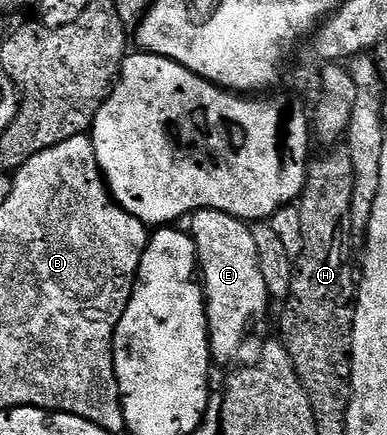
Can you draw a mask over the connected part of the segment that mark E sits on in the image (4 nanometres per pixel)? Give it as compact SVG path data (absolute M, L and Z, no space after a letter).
M201 208L191 217L190 223L208 309L208 348L217 365L228 364L239 350L252 319L262 315L270 305L266 282L258 266L258 250L254 246L251 227L237 216Z

